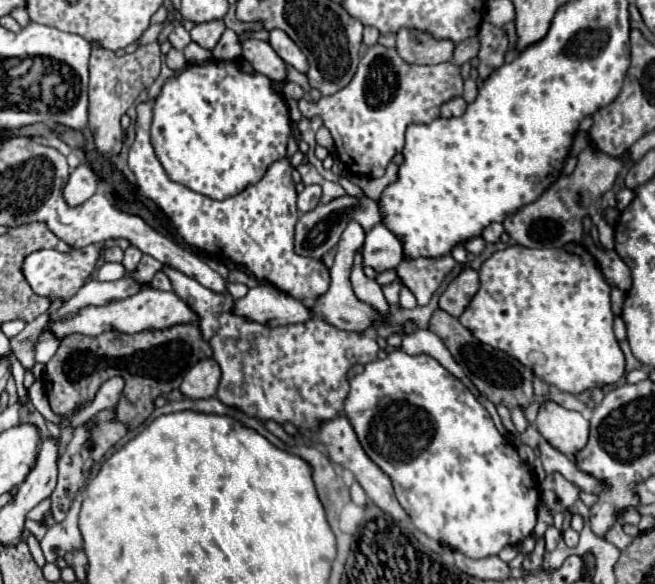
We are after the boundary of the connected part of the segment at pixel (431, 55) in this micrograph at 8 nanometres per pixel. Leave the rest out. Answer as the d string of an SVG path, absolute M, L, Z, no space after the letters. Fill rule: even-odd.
M400 28L396 34L396 50L410 64L440 64L452 60L456 44L452 40L436 40L428 32L412 32Z

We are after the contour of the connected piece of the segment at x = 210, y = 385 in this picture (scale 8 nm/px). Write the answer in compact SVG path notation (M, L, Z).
M214 358L200 360L194 368L190 368L180 384L180 392L190 400L212 398L218 390L220 382L220 366Z

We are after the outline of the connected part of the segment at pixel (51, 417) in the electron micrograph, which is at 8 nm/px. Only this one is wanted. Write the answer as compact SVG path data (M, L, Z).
M41 381L33 383L33 385L29 388L29 396L34 407L44 416L46 420L59 423L60 416L52 412L44 390L44 384Z

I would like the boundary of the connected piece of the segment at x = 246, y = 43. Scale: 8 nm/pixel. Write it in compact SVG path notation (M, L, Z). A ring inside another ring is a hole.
M244 38L240 40L240 46L242 46L242 56L254 66L256 72L284 84L286 64L280 60L280 56L272 50L268 42L256 38Z

